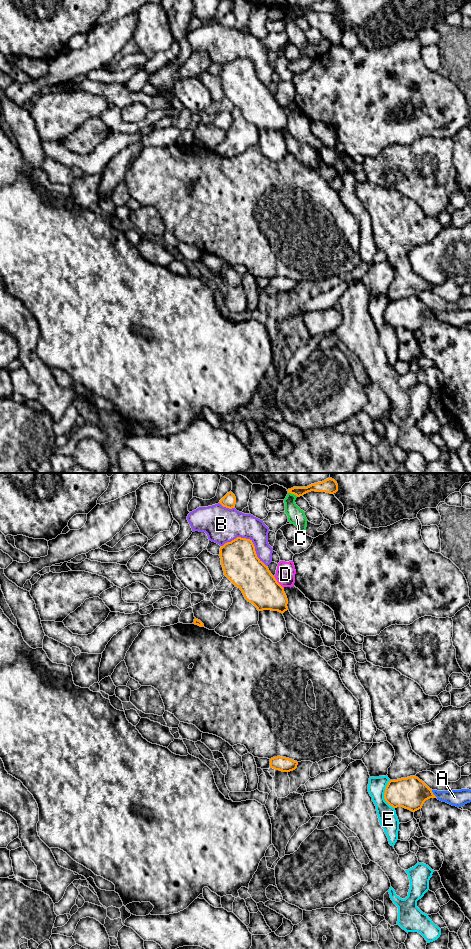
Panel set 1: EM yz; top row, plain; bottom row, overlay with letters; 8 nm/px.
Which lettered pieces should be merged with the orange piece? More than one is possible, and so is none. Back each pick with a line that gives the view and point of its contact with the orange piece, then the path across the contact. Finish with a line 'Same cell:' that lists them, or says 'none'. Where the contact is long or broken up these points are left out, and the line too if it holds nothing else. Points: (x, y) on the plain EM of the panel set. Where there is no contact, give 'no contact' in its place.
Same cell: none

